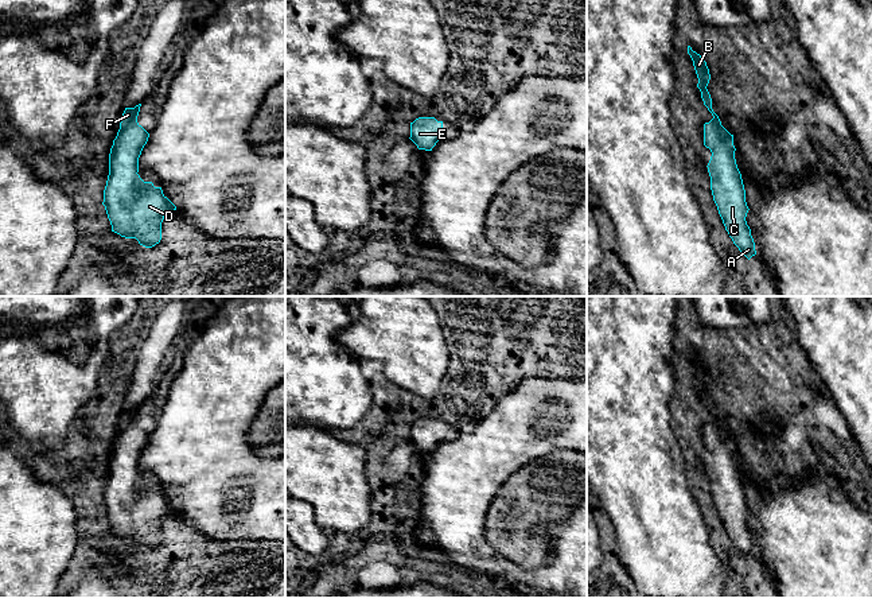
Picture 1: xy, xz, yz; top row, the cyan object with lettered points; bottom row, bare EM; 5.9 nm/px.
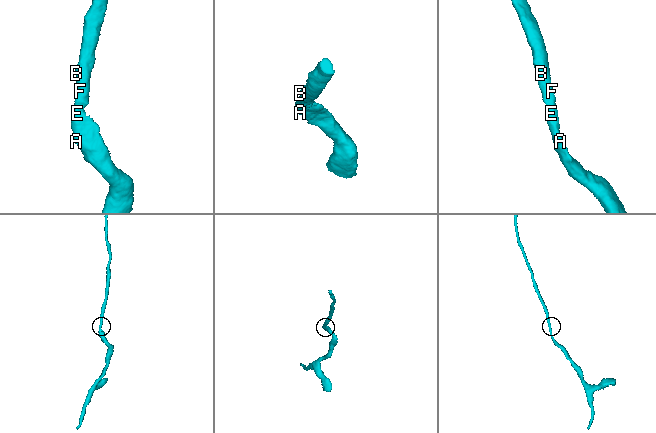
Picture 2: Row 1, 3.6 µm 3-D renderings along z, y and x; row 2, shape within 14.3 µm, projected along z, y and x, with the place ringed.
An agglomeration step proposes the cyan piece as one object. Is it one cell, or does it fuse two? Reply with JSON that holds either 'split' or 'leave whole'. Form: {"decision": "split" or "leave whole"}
{"decision": "leave whole"}

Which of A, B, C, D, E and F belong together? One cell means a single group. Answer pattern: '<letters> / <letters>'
A B C D E F

